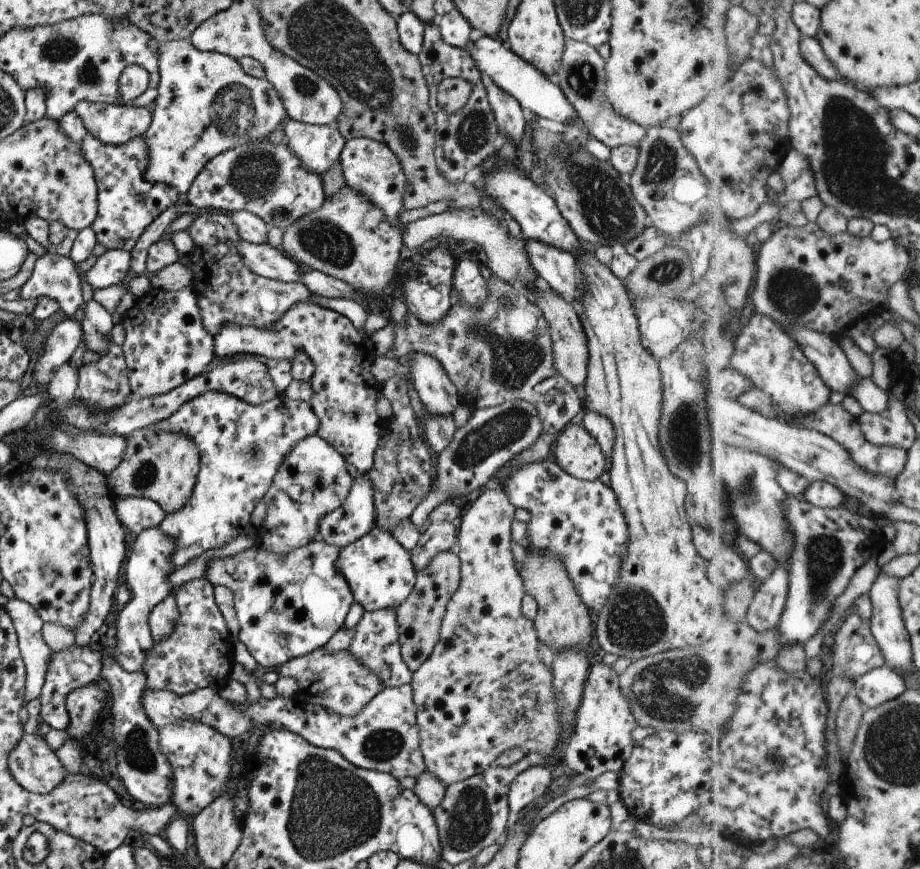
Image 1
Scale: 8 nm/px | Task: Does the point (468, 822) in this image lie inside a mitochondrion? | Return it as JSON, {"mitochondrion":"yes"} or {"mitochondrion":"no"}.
{"mitochondrion":"yes"}

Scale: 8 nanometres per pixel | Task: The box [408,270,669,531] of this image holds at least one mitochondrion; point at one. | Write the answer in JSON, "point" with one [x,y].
{"point":[512,361]}

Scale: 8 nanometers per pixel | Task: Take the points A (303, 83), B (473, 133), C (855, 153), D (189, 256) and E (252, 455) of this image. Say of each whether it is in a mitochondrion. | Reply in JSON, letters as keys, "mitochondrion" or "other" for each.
{"A":"mitochondrion","B":"mitochondrion","C":"mitochondrion","D":"other","E":"mitochondrion"}

